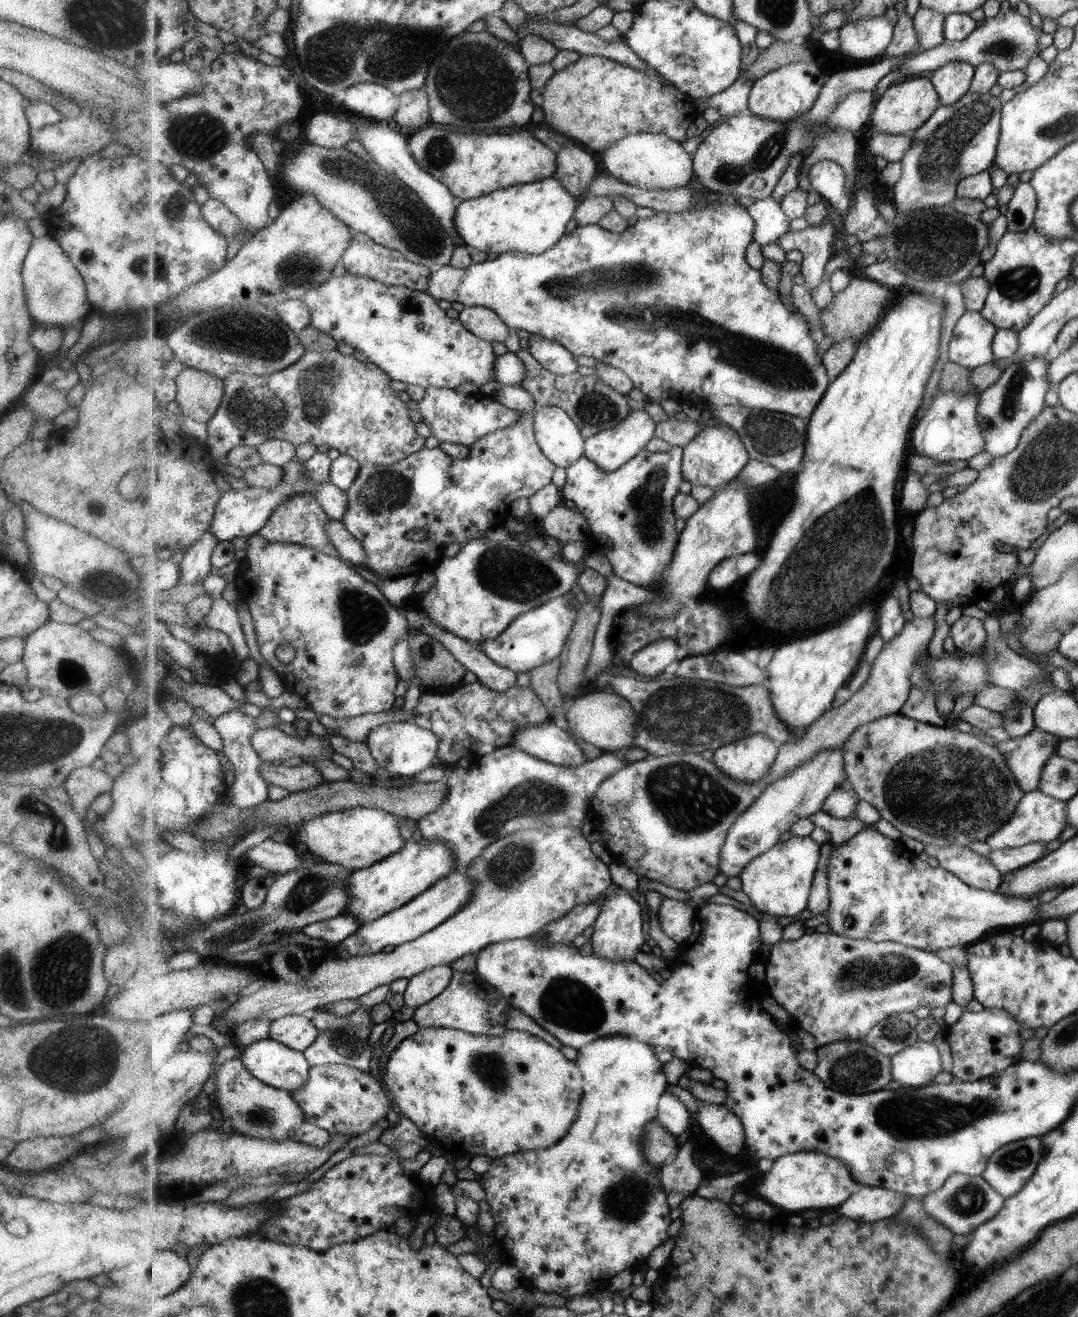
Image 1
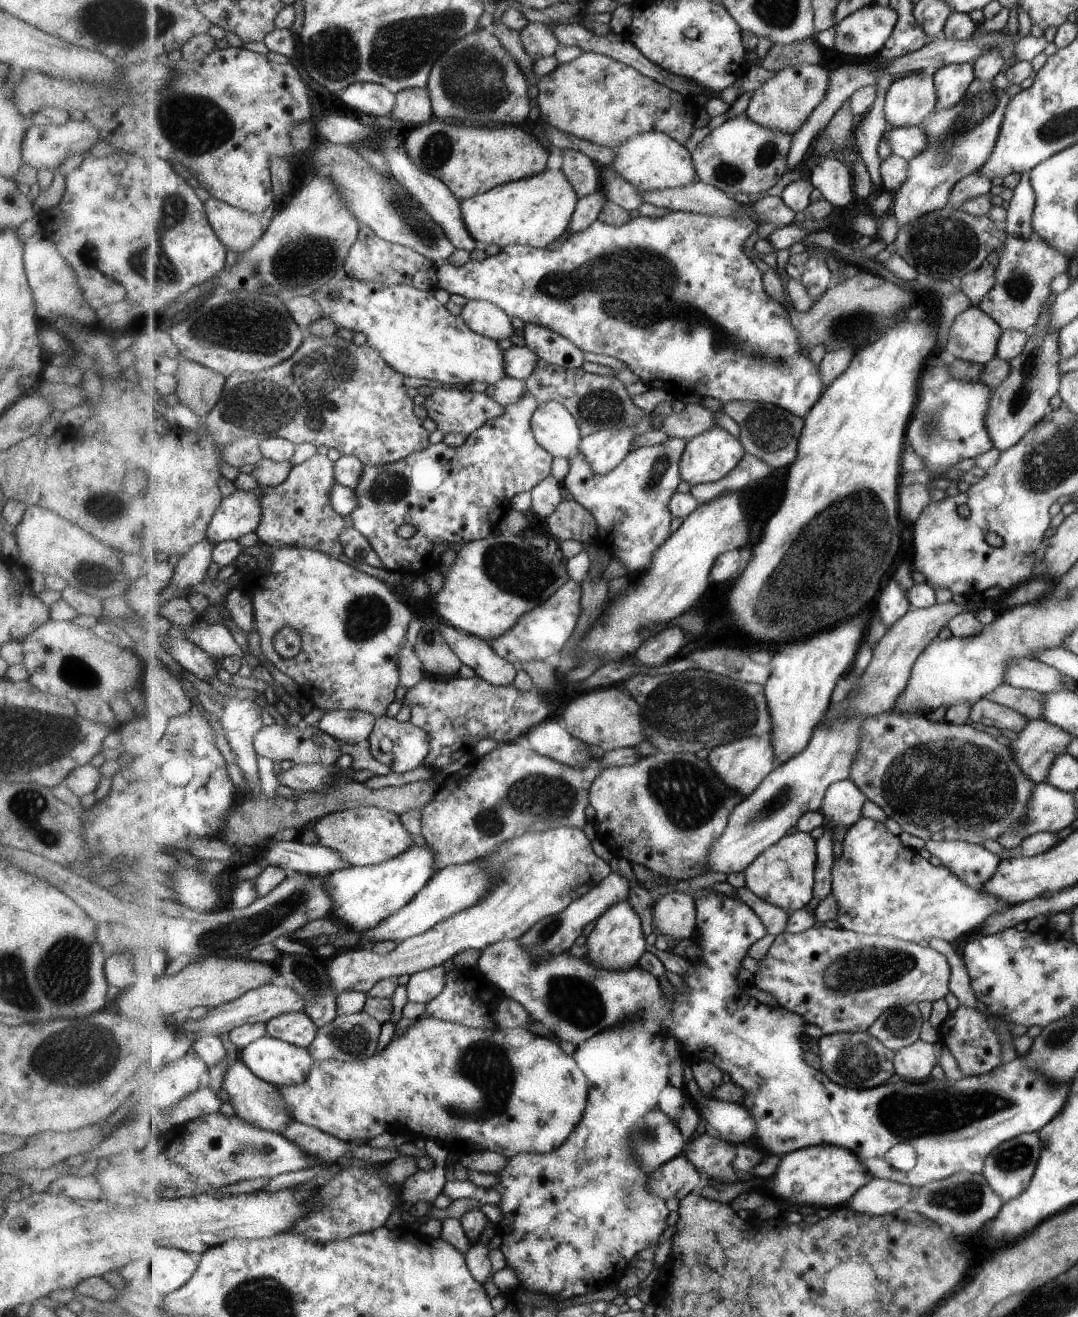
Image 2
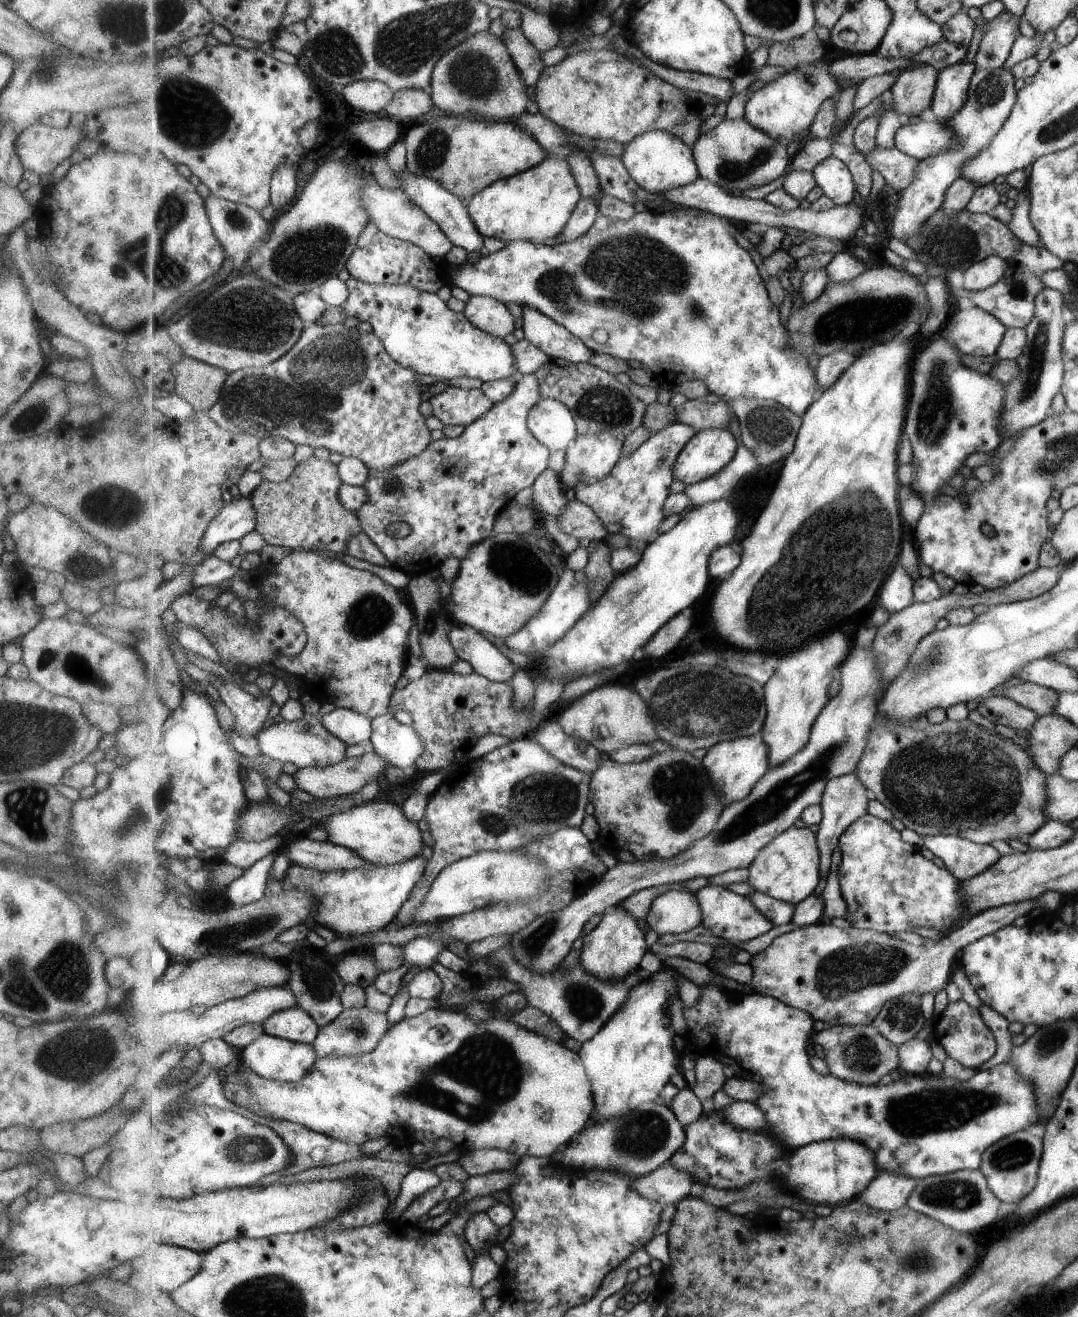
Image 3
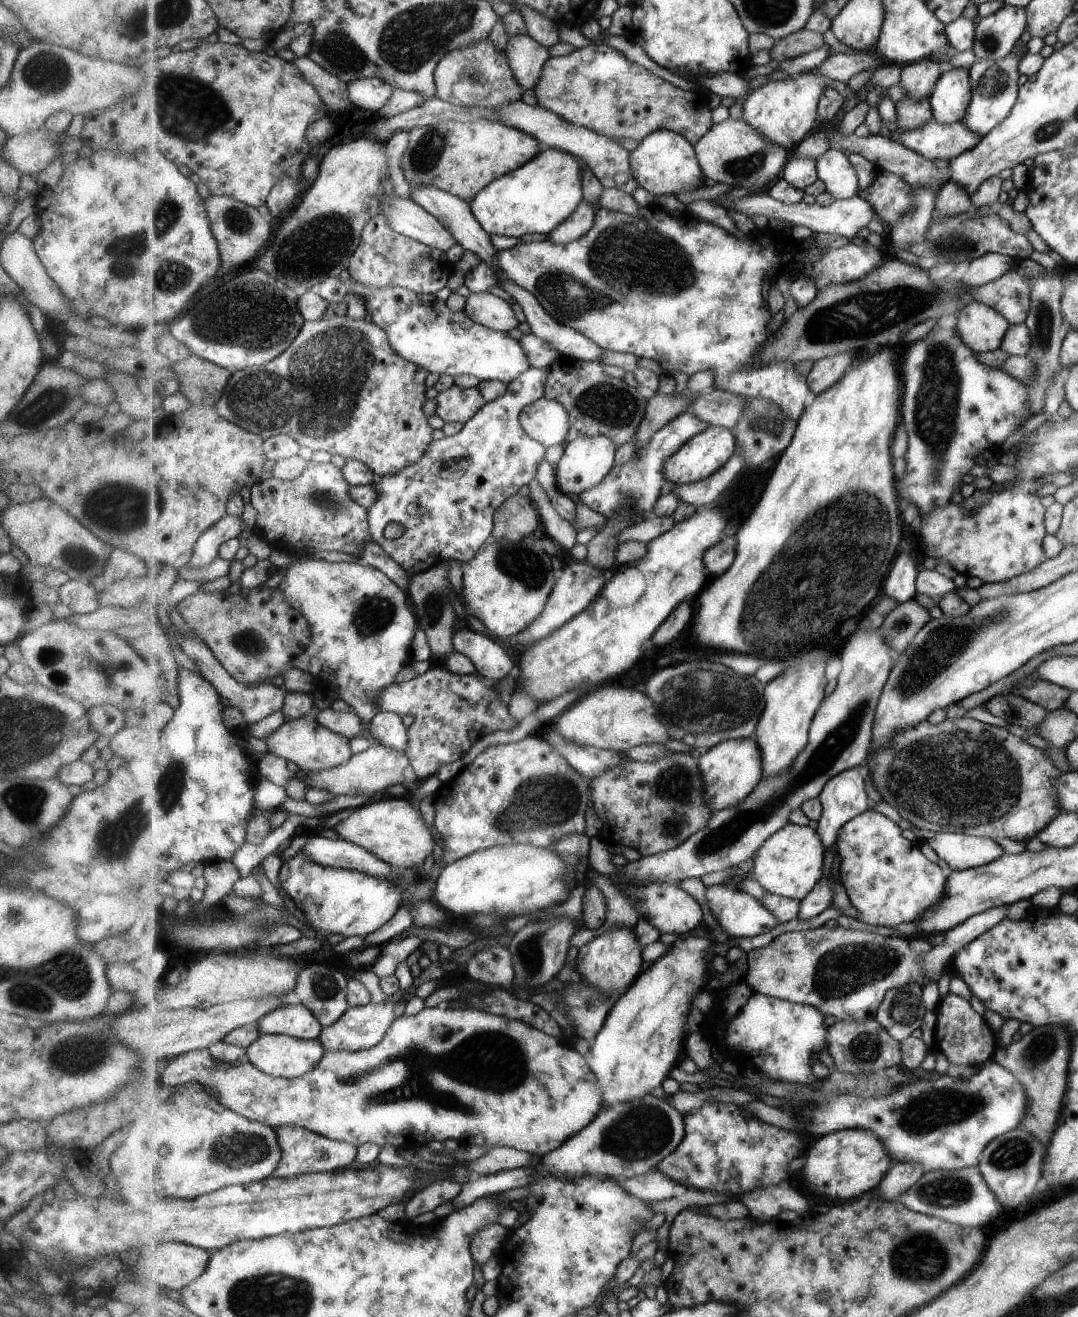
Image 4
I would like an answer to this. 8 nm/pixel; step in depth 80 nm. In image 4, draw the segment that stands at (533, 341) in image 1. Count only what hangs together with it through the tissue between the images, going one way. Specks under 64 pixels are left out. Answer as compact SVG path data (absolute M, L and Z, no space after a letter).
M503 279L500 284L502 285L501 288L523 308L531 333L549 341L556 349L560 350L562 356L584 361L603 360L605 349L602 346L599 346L582 332L556 321L543 308L539 299L532 292L516 285L509 279Z

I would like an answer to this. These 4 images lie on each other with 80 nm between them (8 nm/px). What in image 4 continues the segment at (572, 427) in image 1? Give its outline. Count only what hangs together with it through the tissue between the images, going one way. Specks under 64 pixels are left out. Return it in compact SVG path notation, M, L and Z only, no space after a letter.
M545 396L525 408L522 425L529 436L551 447L567 443L571 428L570 414L559 401Z

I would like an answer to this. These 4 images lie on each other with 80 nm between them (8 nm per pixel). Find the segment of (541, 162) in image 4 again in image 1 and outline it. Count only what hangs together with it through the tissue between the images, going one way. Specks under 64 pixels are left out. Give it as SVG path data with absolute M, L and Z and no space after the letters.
M555 176L516 184L458 202L456 230L473 252L495 252L499 256L509 251L521 251L540 255L565 236L567 224L574 219L578 203L577 197Z

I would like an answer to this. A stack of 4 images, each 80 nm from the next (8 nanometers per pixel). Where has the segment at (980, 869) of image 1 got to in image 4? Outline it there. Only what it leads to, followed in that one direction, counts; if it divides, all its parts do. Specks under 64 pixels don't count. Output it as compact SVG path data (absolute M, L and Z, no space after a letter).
M922 832L922 841L927 842L934 852L951 865L952 871L962 871L963 869L978 867L998 859L1004 852L997 844L996 839L989 837L978 837L961 833L948 832Z

